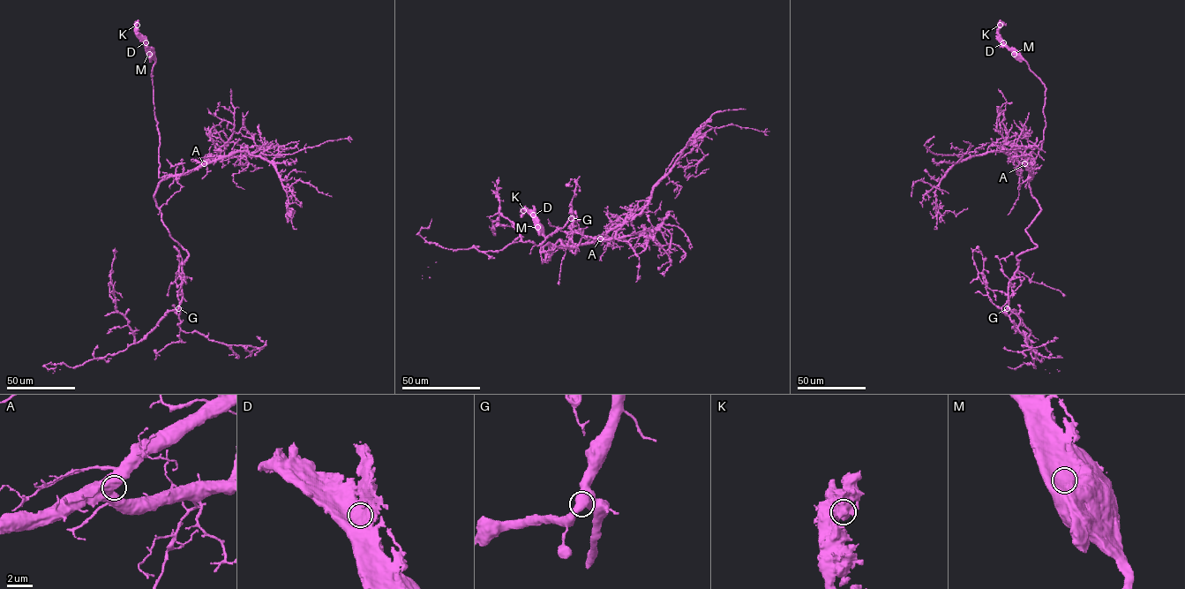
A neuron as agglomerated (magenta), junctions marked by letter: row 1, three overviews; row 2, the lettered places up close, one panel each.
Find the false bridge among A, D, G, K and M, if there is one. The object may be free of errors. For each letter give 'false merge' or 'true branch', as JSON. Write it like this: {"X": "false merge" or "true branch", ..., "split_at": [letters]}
{"A": "true branch", "D": "true branch", "G": "true branch", "K": "true branch", "M": "false merge", "split_at": ["M"]}

